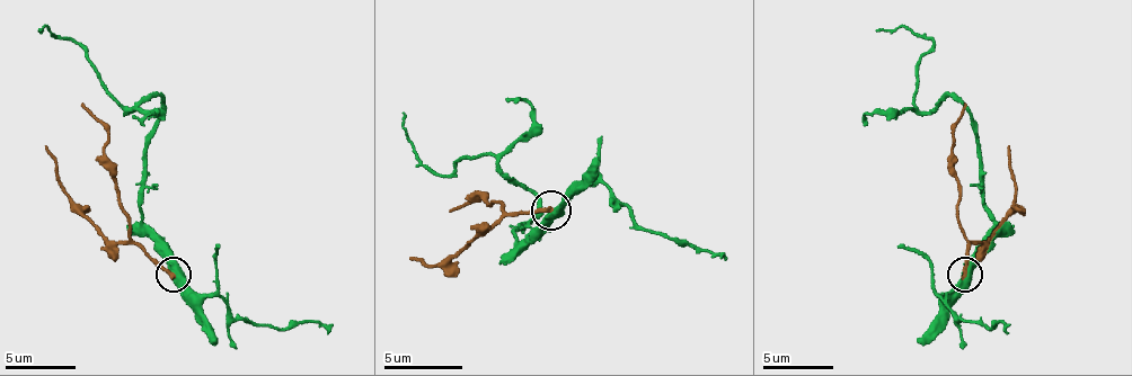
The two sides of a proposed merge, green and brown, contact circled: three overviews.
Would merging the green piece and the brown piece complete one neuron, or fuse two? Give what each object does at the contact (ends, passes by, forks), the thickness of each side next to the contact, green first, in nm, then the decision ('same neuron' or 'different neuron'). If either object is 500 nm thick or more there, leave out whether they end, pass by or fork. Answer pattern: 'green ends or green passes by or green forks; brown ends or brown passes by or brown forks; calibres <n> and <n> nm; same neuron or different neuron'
calibres 600 and 280 nm; different neuron

